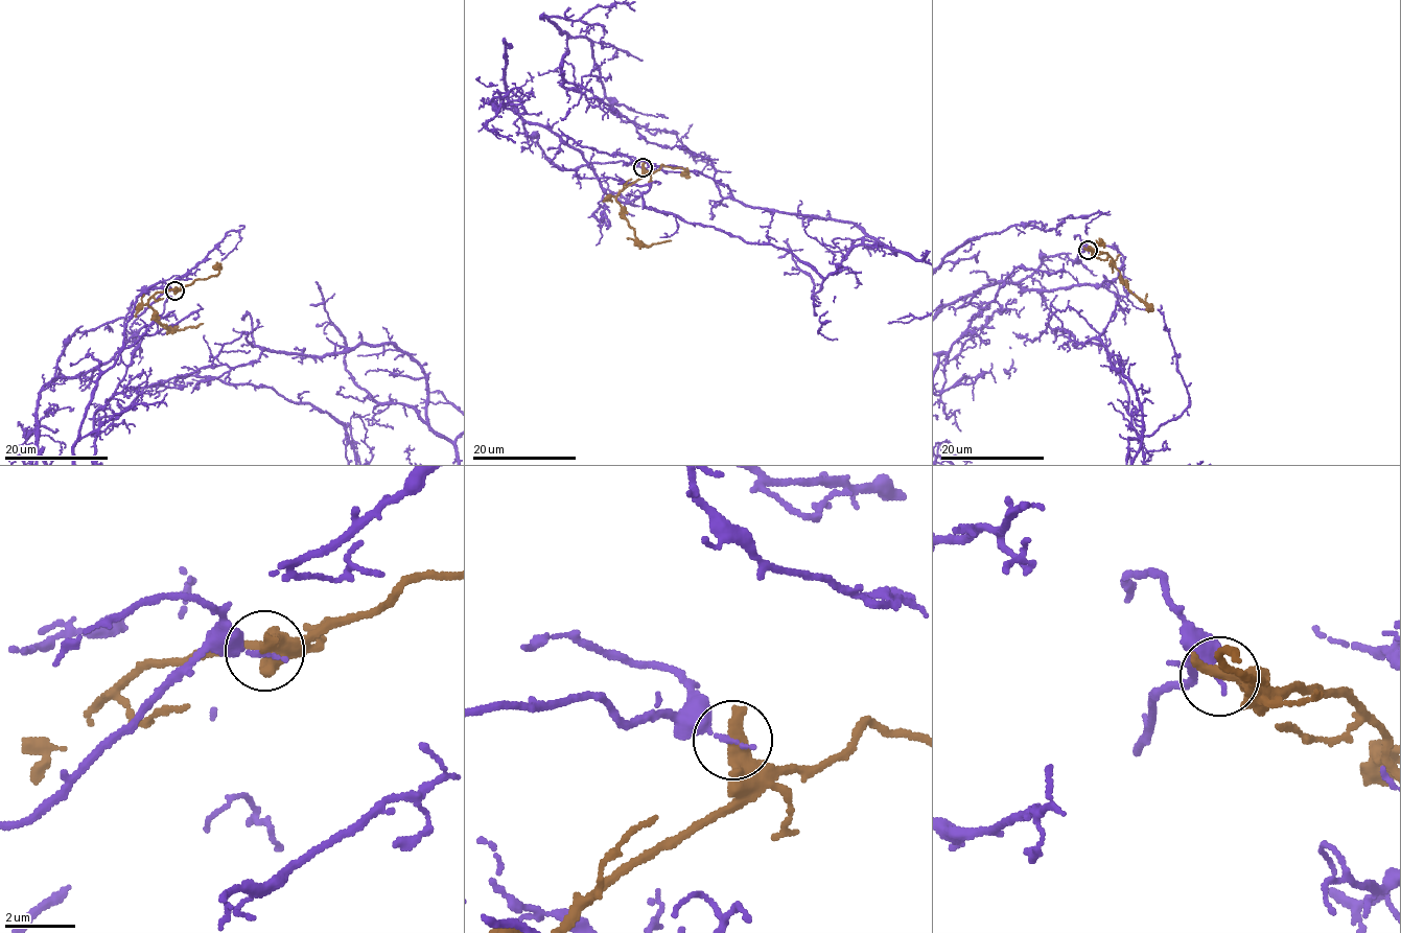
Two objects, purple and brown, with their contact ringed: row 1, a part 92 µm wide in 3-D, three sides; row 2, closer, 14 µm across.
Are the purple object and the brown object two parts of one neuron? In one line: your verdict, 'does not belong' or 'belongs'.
does not belong

